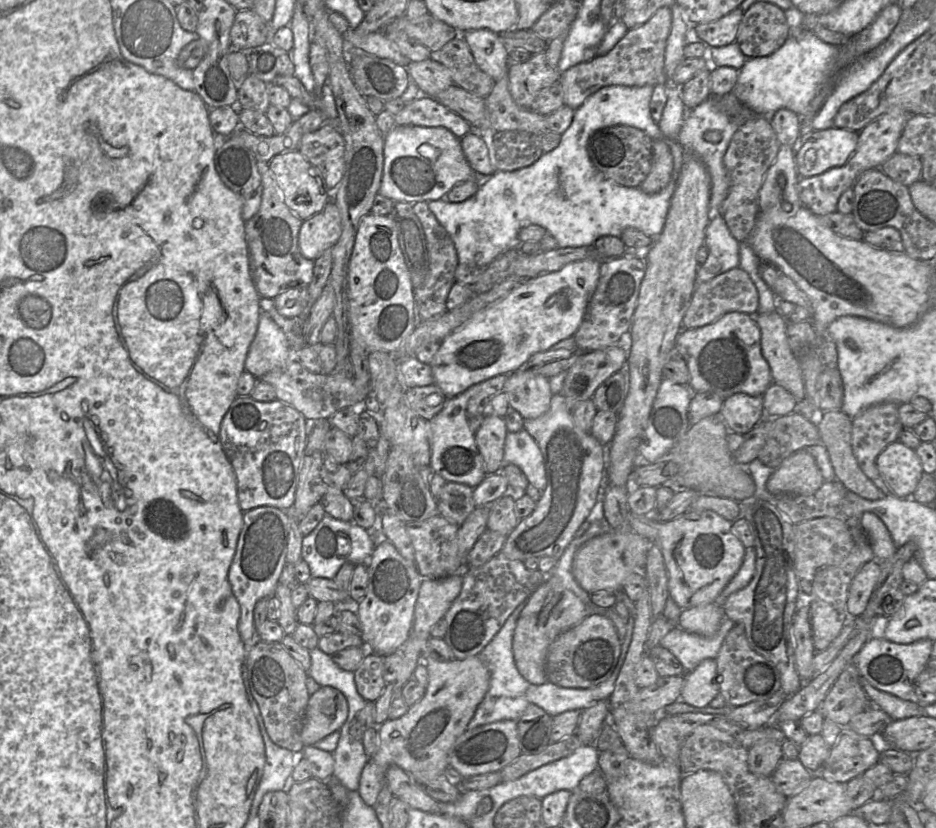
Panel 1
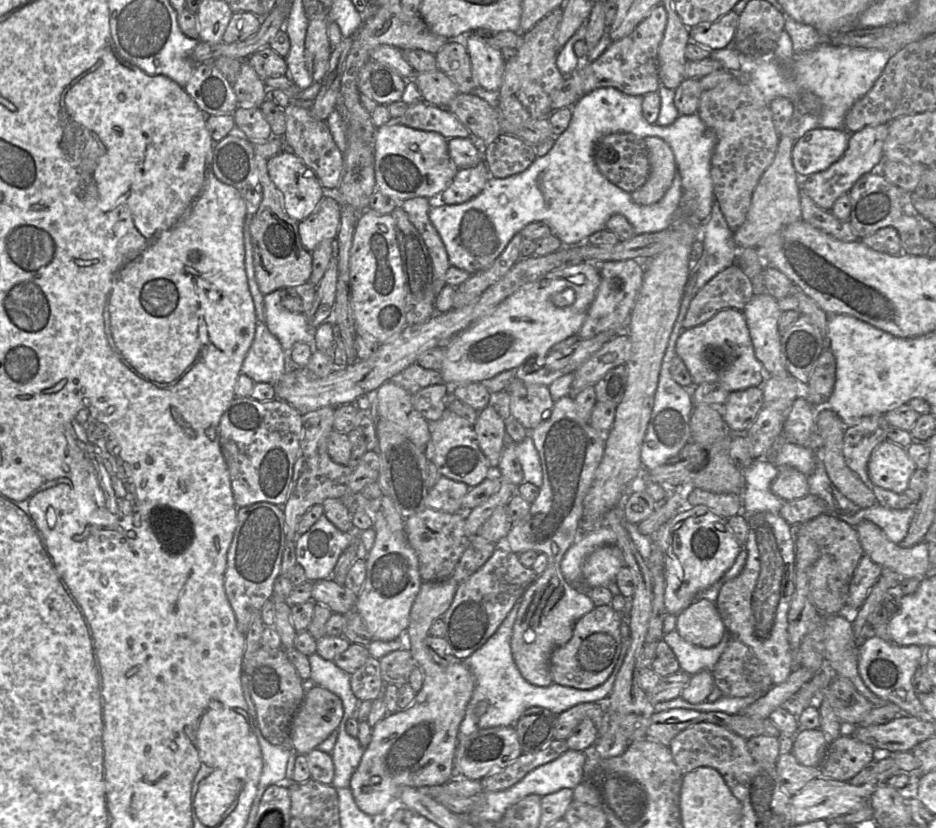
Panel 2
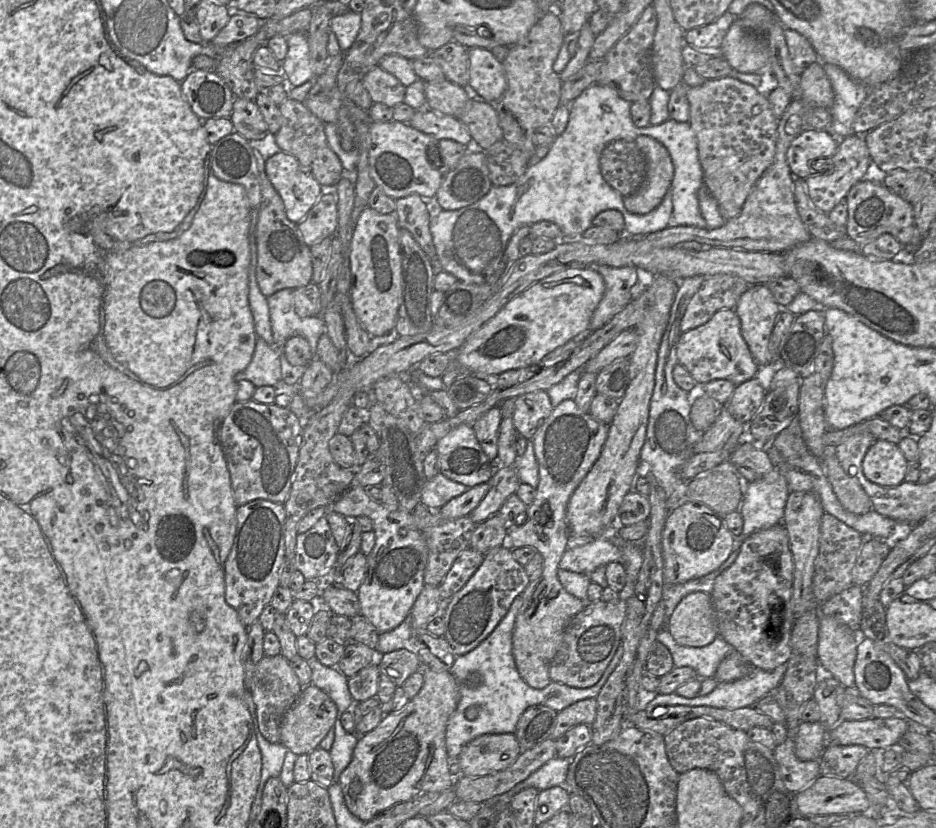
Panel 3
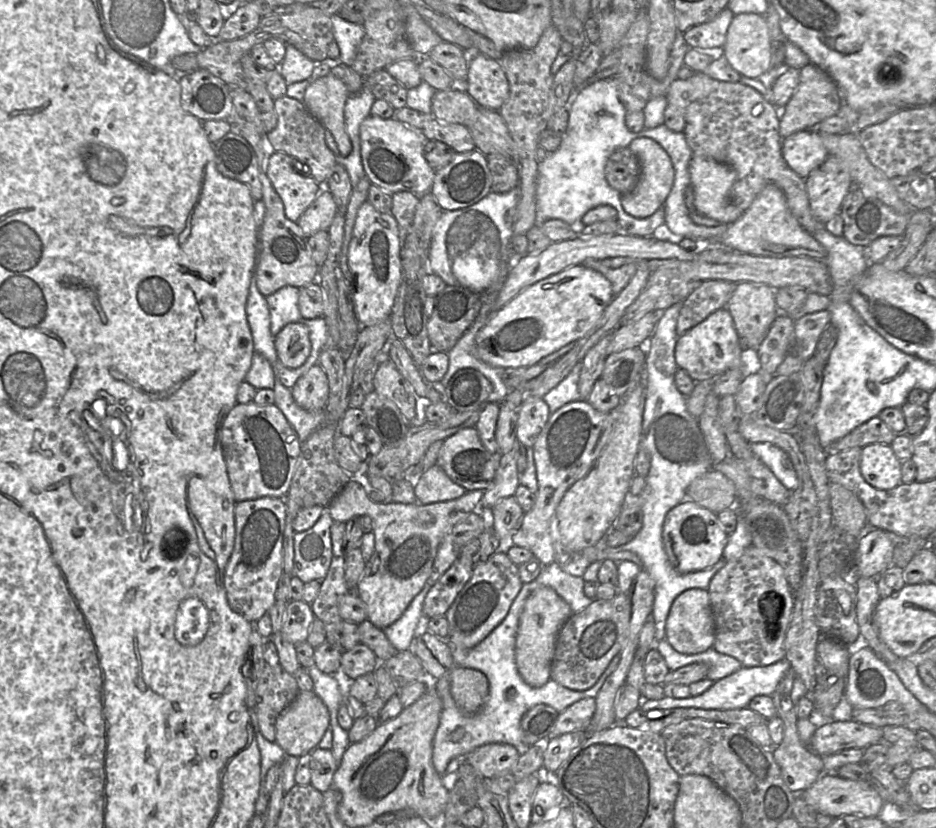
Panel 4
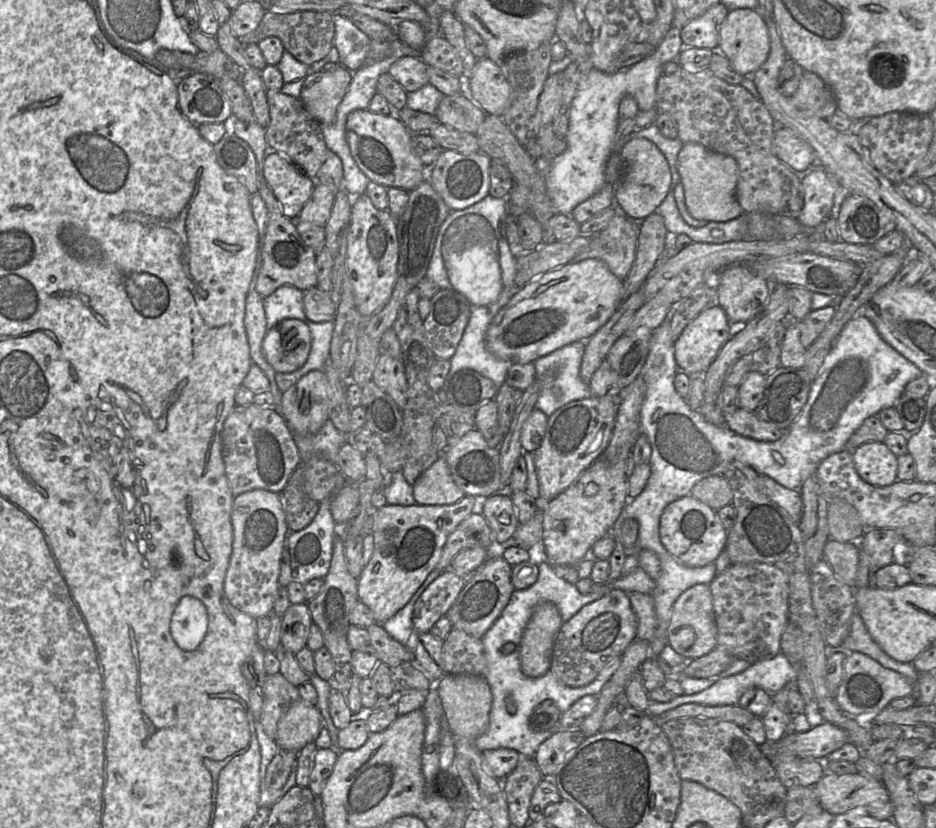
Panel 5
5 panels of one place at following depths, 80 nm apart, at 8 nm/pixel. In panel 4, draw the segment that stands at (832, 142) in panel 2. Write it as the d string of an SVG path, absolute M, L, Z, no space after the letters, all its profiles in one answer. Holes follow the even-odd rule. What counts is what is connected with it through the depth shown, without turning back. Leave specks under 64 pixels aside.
M816 129L799 131L783 139L781 154L787 166L803 179L829 156Z

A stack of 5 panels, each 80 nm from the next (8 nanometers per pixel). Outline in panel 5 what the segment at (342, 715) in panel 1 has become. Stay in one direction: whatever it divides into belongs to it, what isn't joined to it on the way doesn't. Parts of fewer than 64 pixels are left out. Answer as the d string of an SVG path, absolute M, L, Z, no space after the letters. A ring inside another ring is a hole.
M299 699L280 718L277 727L276 743L283 750L300 752L307 744L316 741L323 727L324 719L319 708L304 699Z

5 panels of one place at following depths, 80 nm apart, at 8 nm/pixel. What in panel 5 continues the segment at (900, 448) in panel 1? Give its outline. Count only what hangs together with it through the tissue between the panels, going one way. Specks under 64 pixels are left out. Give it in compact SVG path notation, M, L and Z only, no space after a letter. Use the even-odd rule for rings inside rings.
M867 442L852 451L859 476L867 483L889 486L897 481L897 456L883 442Z

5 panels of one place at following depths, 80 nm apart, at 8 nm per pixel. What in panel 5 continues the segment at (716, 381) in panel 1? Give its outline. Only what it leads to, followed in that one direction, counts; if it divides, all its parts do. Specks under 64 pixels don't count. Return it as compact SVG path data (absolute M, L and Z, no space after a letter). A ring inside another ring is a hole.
M707 307L685 327L674 342L674 357L678 369L690 376L703 376L732 335L733 325L722 307Z

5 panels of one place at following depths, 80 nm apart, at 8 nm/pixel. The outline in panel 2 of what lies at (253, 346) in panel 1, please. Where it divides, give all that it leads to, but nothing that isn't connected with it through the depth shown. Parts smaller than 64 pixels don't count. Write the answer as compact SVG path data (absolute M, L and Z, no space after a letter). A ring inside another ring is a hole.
M257 322L255 336L240 372L255 383L275 384L285 373L285 353L265 322Z

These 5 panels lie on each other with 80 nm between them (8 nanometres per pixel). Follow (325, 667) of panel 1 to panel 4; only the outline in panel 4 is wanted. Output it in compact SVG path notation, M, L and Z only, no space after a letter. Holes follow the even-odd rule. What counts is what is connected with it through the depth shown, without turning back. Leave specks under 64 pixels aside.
M316 665L306 669L314 684L313 691L329 710L330 727L332 723L335 728L339 706L349 695L349 685L345 685L339 675L326 674L320 671Z

